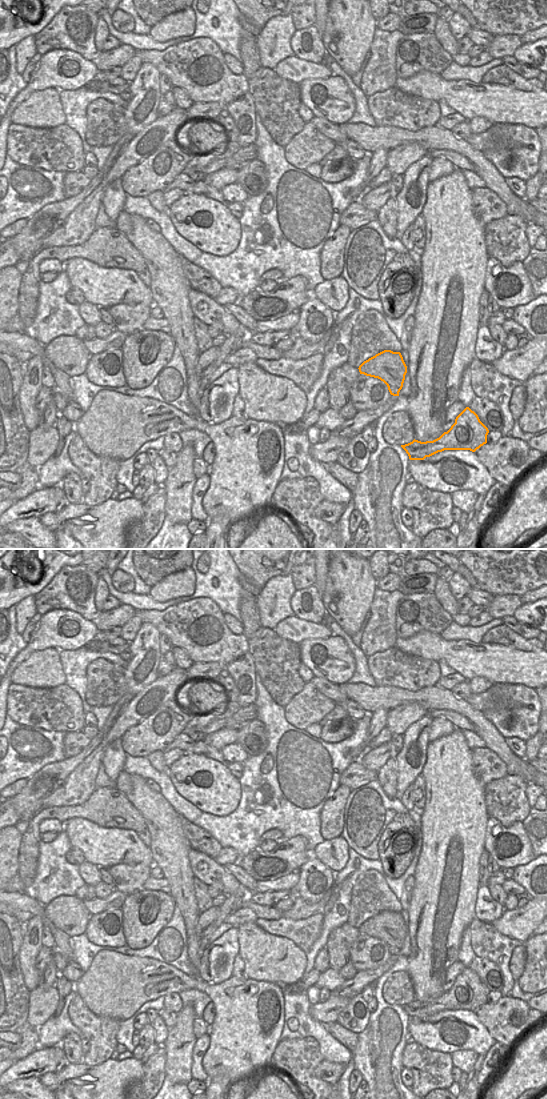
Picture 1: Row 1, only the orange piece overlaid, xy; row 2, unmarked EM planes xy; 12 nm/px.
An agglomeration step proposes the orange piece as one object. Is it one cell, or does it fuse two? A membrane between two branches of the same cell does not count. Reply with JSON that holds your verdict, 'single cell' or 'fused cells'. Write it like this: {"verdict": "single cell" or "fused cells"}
{"verdict": "single cell"}

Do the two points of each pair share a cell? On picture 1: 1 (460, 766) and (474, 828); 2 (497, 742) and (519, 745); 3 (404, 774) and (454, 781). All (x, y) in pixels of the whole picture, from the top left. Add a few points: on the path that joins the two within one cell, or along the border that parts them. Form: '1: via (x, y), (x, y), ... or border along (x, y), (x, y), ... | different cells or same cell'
1: via (460, 781), (460, 813) | same cell
2: border along (504, 739), (504, 742), (513, 752), (524, 758) | different cells
3: border along (427, 751), (427, 759), (420, 774) | different cells

